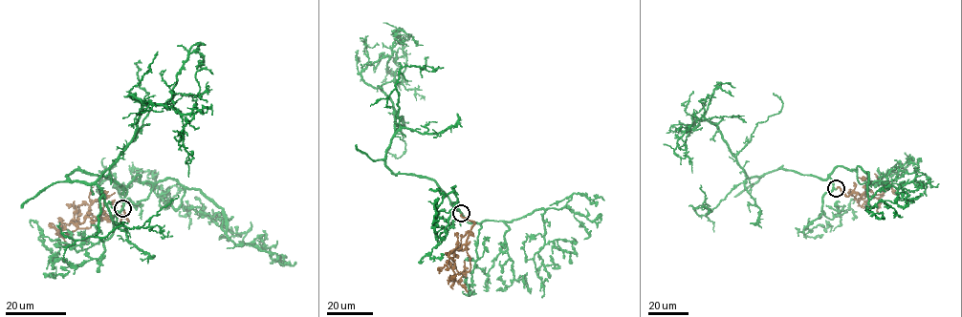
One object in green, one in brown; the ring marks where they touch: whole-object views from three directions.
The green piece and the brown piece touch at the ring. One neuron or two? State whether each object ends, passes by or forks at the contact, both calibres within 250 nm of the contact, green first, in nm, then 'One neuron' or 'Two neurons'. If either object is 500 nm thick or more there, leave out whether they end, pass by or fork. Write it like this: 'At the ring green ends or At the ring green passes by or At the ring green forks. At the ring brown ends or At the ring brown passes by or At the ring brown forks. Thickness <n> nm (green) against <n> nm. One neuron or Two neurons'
At the ring green ends. At the ring brown ends. Thickness 340 nm (green) against 360 nm. One neuron

